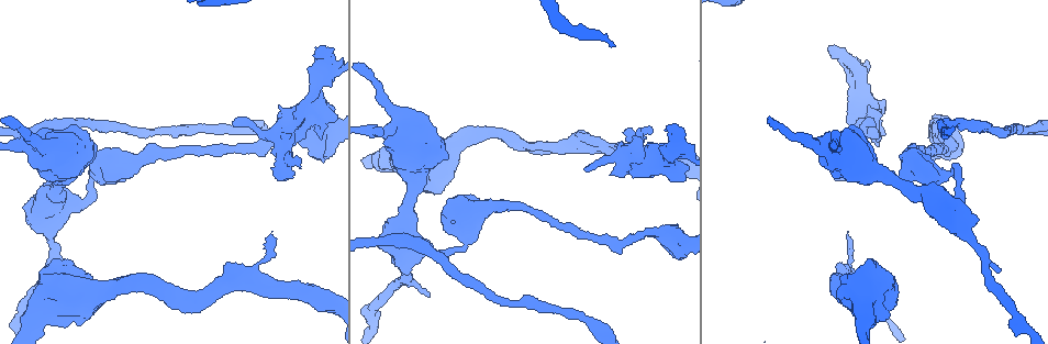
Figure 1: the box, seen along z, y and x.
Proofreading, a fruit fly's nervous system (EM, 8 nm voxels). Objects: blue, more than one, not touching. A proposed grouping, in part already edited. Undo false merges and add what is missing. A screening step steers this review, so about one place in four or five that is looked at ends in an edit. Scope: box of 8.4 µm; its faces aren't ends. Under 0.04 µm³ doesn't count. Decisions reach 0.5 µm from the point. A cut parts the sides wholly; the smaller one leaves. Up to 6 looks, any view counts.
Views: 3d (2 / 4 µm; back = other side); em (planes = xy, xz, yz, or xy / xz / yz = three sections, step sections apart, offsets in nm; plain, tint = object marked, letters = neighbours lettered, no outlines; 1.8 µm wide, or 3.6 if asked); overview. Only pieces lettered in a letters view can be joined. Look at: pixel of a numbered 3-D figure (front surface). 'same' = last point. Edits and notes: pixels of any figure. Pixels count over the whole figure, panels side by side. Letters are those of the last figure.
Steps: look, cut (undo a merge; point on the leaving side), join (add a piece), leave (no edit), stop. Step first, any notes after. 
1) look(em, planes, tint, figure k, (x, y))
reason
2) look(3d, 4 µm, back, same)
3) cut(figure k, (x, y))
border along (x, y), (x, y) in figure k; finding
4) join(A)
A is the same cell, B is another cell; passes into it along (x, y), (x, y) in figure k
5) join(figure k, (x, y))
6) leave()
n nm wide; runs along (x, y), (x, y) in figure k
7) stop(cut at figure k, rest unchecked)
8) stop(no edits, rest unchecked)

look(em, planes, tint, figure 1, (854, 73))

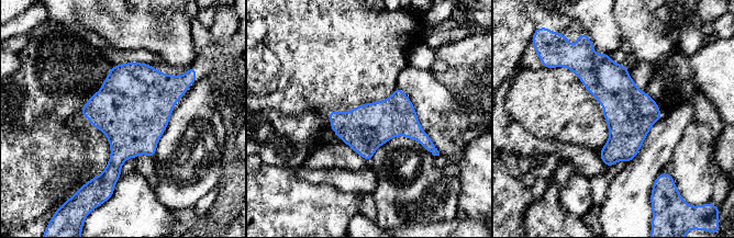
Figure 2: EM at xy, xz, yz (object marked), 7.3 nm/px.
look(em, planes, letters, same)

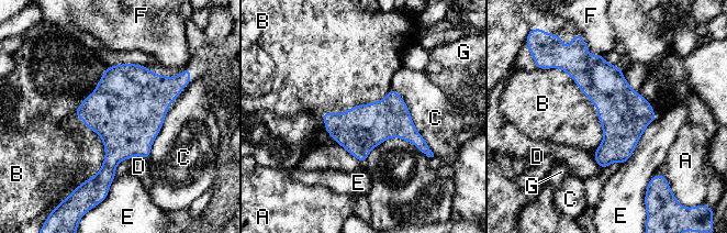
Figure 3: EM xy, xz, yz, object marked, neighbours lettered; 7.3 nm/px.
leave()
A, B, C, D, E, F and G are other cells; border along (91, 129), (104, 159), (80, 184) in figure 3; all the same neuron

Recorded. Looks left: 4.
look(em, xy, step 16, letters, figure 1, (273, 174))
branch stops here

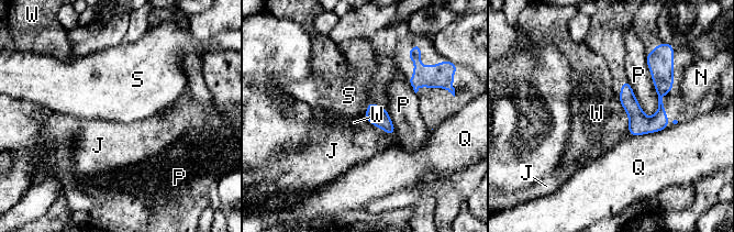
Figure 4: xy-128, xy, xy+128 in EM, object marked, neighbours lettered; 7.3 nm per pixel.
leave()
140 nm wide; J, N, P, Q, S and W are other cells; border along (388, 111), (369, 102), (365, 116) in figure 4; none of them fits

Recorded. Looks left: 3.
look(em, planes, letters, figure 1, (661, 231))
thin neck

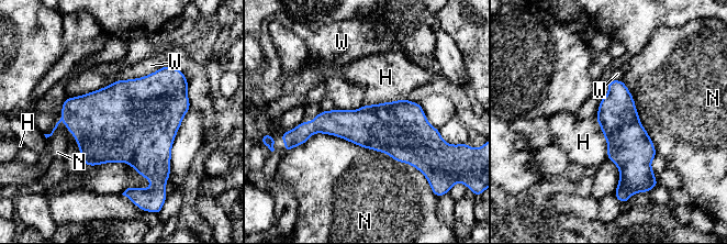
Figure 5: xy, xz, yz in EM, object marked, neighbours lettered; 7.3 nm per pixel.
leave()
N touches over 950 nm; H, N and W are other cells; border along (594, 118), (606, 142), (607, 158) in figure 5; one neuron here

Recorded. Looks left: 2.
stop(no edits, rest unchecked)

